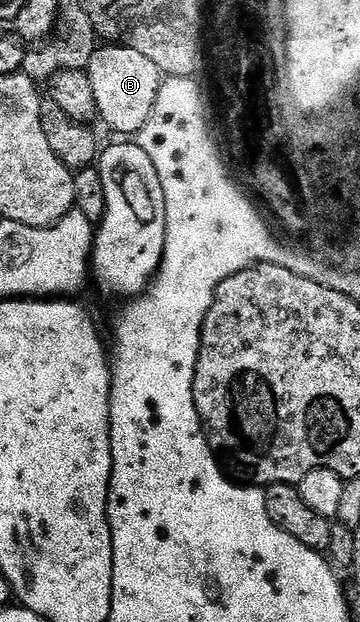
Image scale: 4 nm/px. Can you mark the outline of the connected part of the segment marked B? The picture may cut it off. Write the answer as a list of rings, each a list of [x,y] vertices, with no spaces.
[[[108,42],[97,47],[90,58],[86,69],[90,78],[90,86],[94,86],[94,102],[97,117],[108,128],[121,132],[121,137],[132,138],[146,126],[146,118],[150,118],[150,110],[154,110],[154,98],[158,98],[158,90],[162,73],[150,58],[138,54],[138,50],[125,46],[120,42]]]

